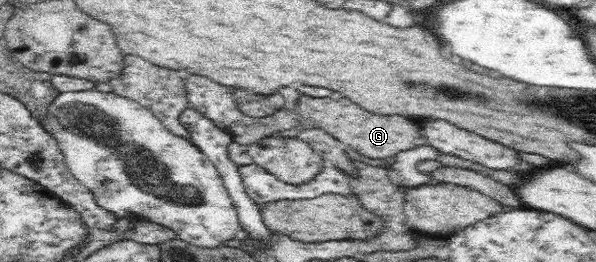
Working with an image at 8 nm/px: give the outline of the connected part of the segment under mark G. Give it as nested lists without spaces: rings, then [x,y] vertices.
[[[308,96],[296,98],[292,109],[283,106],[269,116],[258,117],[256,123],[245,125],[242,134],[237,134],[232,139],[240,145],[248,146],[248,144],[255,143],[264,137],[272,136],[279,130],[296,128],[305,122],[313,122],[313,126],[329,133],[346,147],[357,150],[359,154],[363,154],[367,158],[375,158],[375,160],[392,157],[398,152],[413,149],[417,146],[417,140],[421,140],[421,136],[417,136],[417,126],[403,116],[395,116],[395,114],[383,116],[383,114],[372,113],[349,102],[349,99],[339,99],[339,102],[335,102],[330,97],[313,98]]]

